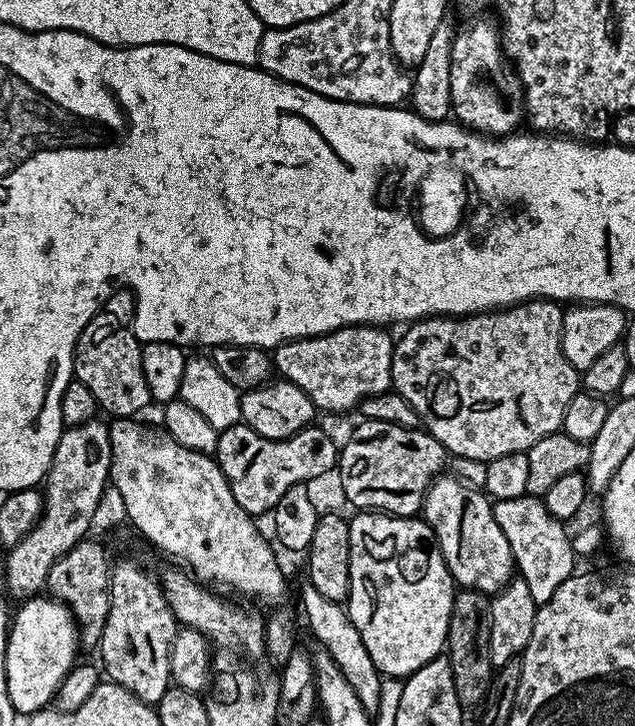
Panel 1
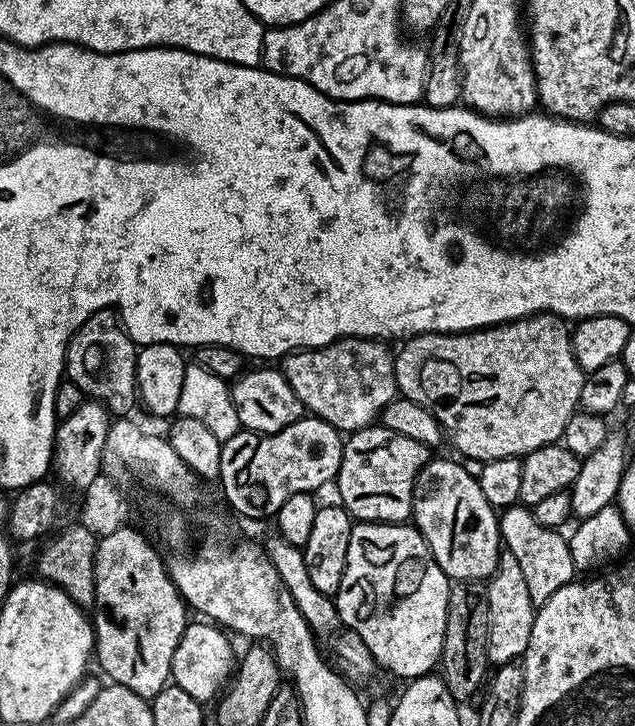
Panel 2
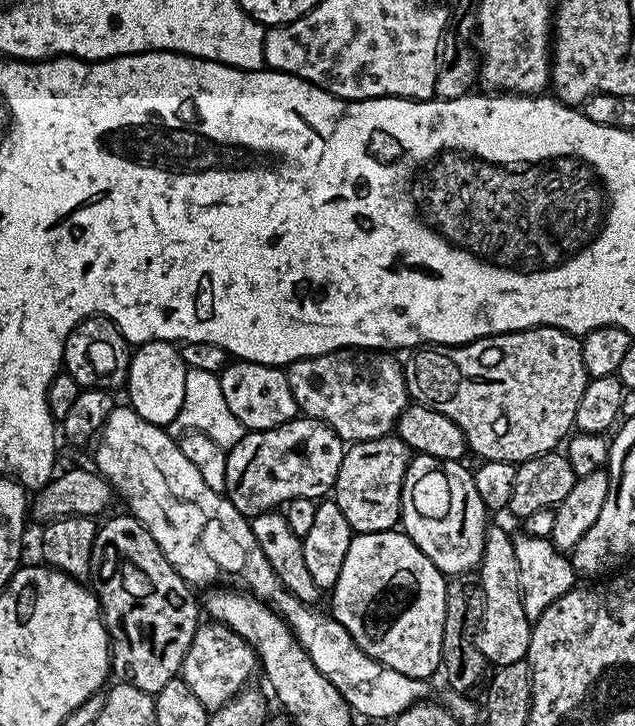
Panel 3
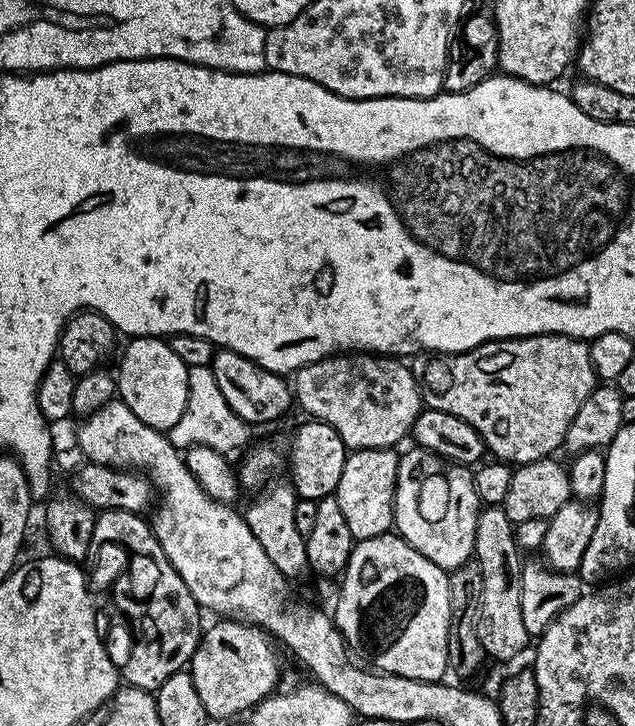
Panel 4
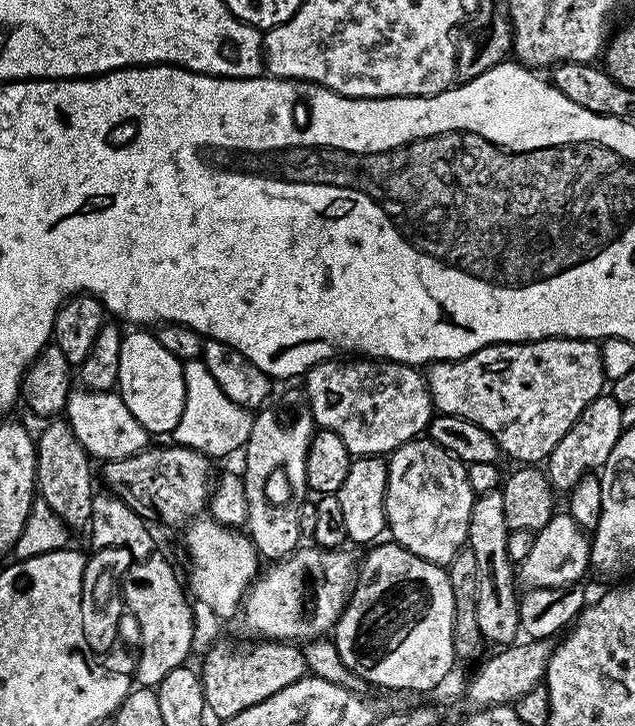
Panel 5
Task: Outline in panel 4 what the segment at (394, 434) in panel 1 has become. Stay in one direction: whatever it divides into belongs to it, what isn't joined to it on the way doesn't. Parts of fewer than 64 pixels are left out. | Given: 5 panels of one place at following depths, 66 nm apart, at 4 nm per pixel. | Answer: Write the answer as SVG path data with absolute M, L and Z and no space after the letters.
M357 448L349 451L346 466L342 466L342 478L338 478L334 495L338 506L342 506L342 514L346 514L353 541L383 536L393 527L400 465L400 456L394 453L392 448Z

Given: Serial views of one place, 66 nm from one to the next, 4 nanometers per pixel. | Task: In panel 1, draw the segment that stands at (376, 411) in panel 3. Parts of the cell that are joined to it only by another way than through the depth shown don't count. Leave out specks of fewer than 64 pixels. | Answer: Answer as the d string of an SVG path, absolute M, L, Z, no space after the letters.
M350 324L325 336L287 340L274 349L272 362L275 371L298 386L321 413L353 411L366 398L392 388L394 336L388 332L371 324Z

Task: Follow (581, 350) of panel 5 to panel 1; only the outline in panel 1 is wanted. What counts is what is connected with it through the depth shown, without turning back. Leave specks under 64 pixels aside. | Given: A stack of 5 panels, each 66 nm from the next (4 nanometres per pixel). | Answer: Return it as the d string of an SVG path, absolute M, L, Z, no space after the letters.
M526 300L522 304L514 304L511 308L502 308L491 312L478 312L470 316L433 316L409 323L401 336L395 341L392 349L392 388L406 402L410 402L413 410L419 414L423 427L444 448L445 453L461 456L464 460L480 460L487 462L494 458L502 458L502 454L527 452L534 442L546 438L551 432L561 431L566 414L566 406L581 391L582 376L570 362L566 362L566 354L562 354L562 326L565 309L555 300Z

